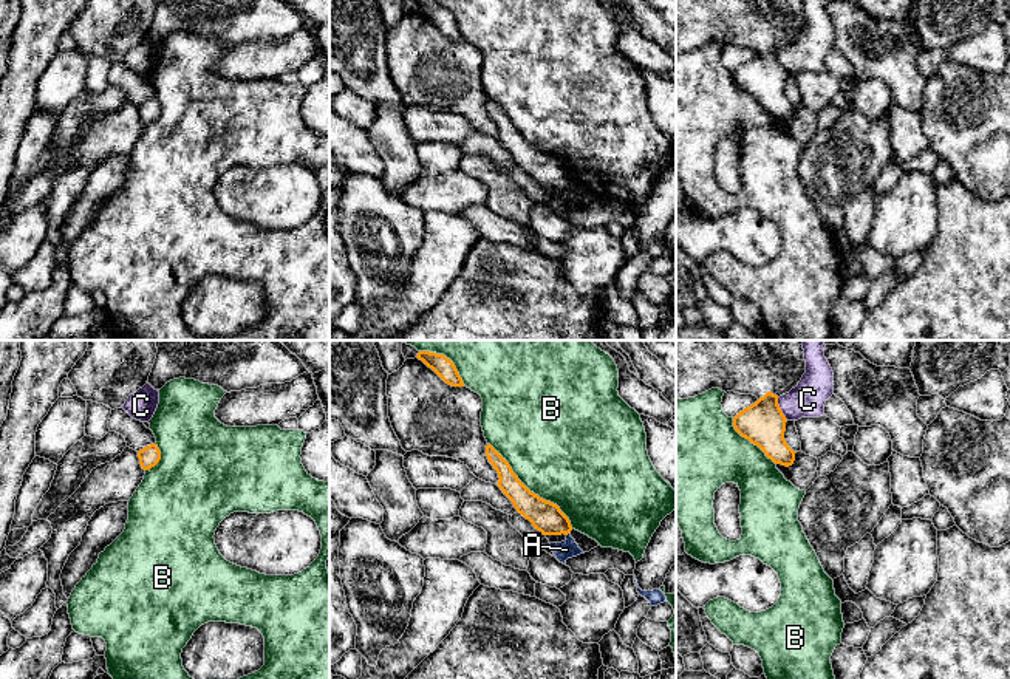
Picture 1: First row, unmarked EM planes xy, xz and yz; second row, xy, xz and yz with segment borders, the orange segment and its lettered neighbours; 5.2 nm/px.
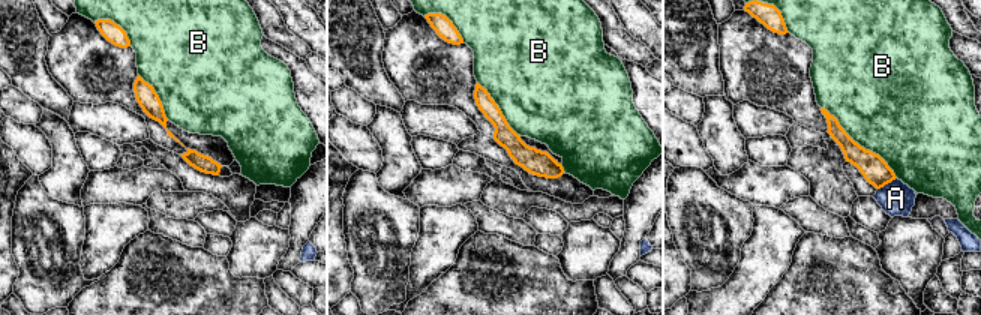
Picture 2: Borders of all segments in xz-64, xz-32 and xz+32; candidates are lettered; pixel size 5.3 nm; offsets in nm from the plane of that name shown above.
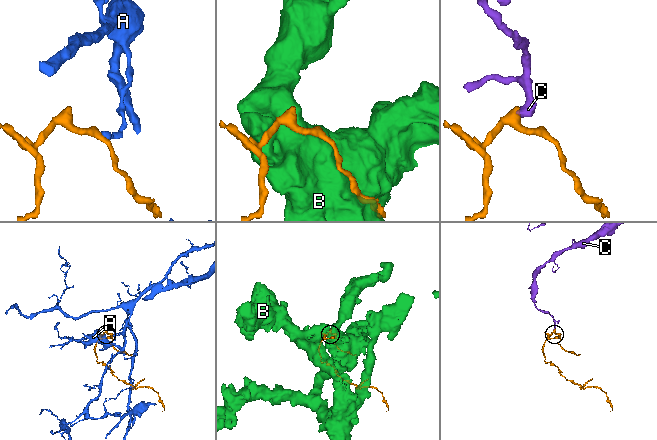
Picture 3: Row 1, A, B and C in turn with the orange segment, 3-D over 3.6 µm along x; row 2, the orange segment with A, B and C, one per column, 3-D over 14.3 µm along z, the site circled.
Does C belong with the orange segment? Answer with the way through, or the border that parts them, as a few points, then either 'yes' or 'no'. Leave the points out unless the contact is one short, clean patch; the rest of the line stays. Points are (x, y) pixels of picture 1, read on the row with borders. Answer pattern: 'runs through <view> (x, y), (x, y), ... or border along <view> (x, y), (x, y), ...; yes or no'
border along yz (777, 398), (777, 404), (788, 419); no

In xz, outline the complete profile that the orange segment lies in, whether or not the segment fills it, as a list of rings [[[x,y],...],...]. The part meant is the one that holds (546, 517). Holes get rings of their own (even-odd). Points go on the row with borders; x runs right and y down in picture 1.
[[[490,444],[486,445],[486,456],[498,473],[496,486],[512,501],[517,512],[529,520],[537,531],[543,535],[571,534],[571,521],[560,507],[531,492]]]

